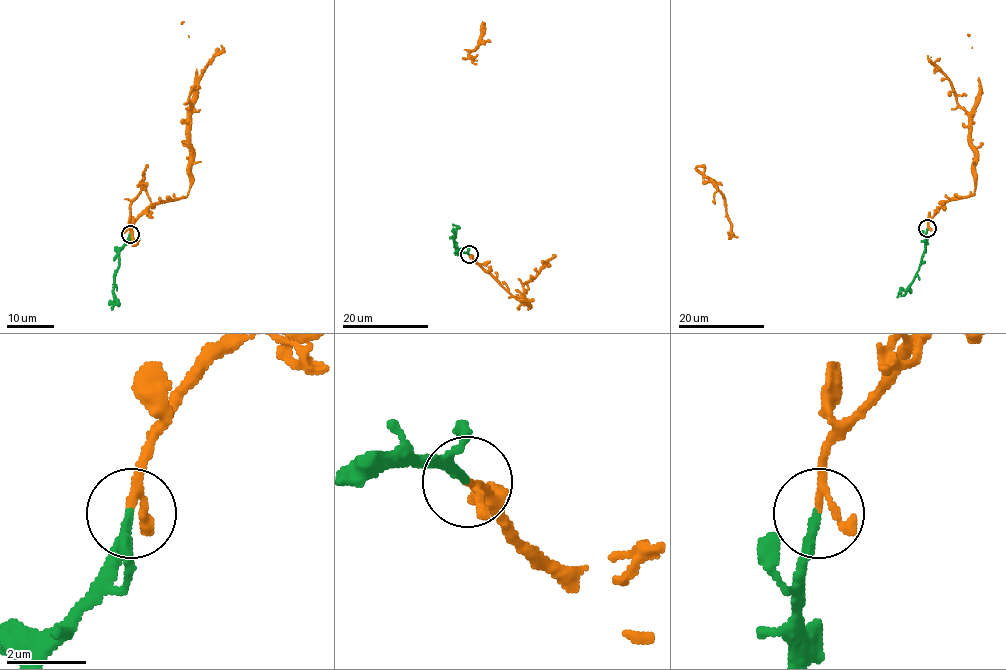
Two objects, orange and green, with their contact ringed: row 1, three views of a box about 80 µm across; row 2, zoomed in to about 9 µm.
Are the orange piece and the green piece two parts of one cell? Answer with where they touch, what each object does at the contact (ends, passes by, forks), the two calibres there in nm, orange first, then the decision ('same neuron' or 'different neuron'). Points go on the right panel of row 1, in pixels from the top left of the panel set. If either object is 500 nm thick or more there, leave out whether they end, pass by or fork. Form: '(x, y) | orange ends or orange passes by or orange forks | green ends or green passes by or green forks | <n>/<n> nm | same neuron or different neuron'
(927, 228) | orange passes by | green ends | 150/220 nm | same neuron

